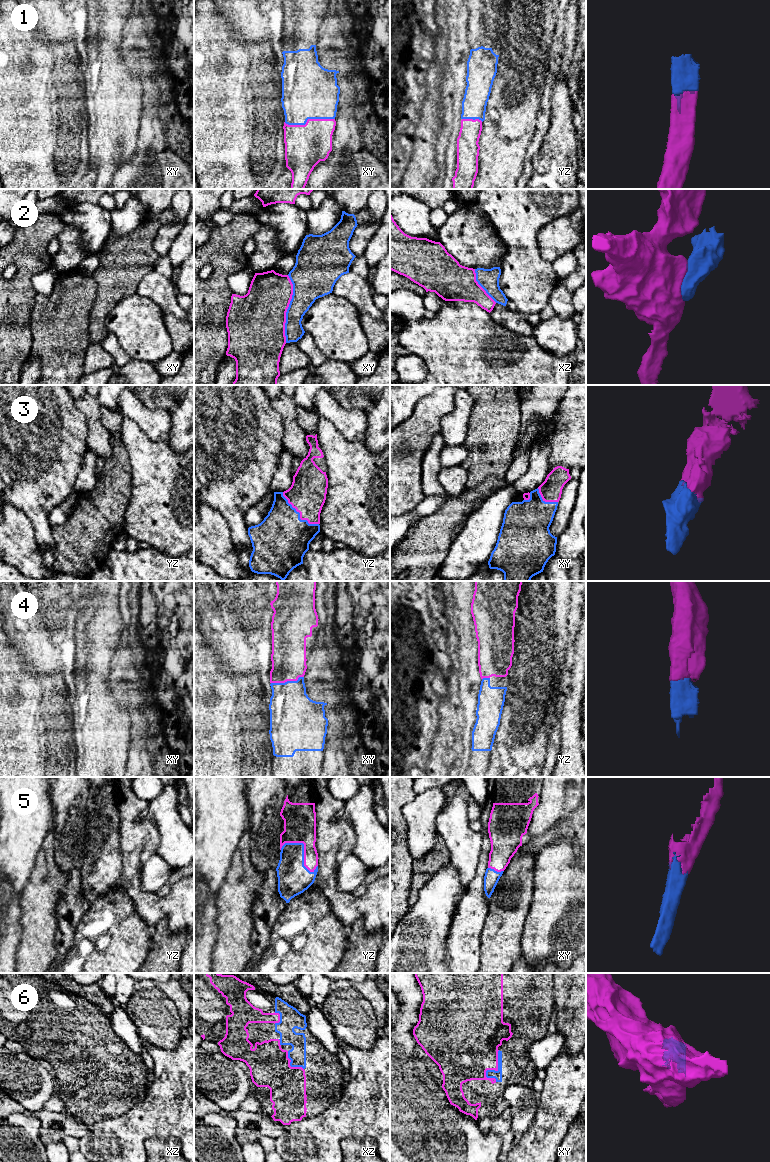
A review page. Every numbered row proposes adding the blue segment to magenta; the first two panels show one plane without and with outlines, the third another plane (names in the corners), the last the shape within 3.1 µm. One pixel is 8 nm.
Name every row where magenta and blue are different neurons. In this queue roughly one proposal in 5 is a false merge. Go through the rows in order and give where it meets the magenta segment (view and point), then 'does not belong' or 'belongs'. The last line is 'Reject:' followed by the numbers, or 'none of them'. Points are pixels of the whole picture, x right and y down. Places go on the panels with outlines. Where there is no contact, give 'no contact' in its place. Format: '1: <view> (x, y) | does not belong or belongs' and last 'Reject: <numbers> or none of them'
1: xy (308, 119) | belongs
2: xy (287, 308) | does not belong
3: yz (300, 514) | belongs
4: xy (287, 680) | belongs
5: yz (304, 848) | belongs
6: xy (493, 1069) | belongs
Reject: 2

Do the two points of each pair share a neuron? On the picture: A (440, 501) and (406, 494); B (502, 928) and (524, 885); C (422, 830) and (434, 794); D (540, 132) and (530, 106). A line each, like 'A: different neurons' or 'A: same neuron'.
A: different neurons
B: same neuron
C: same neuron
D: same neuron

